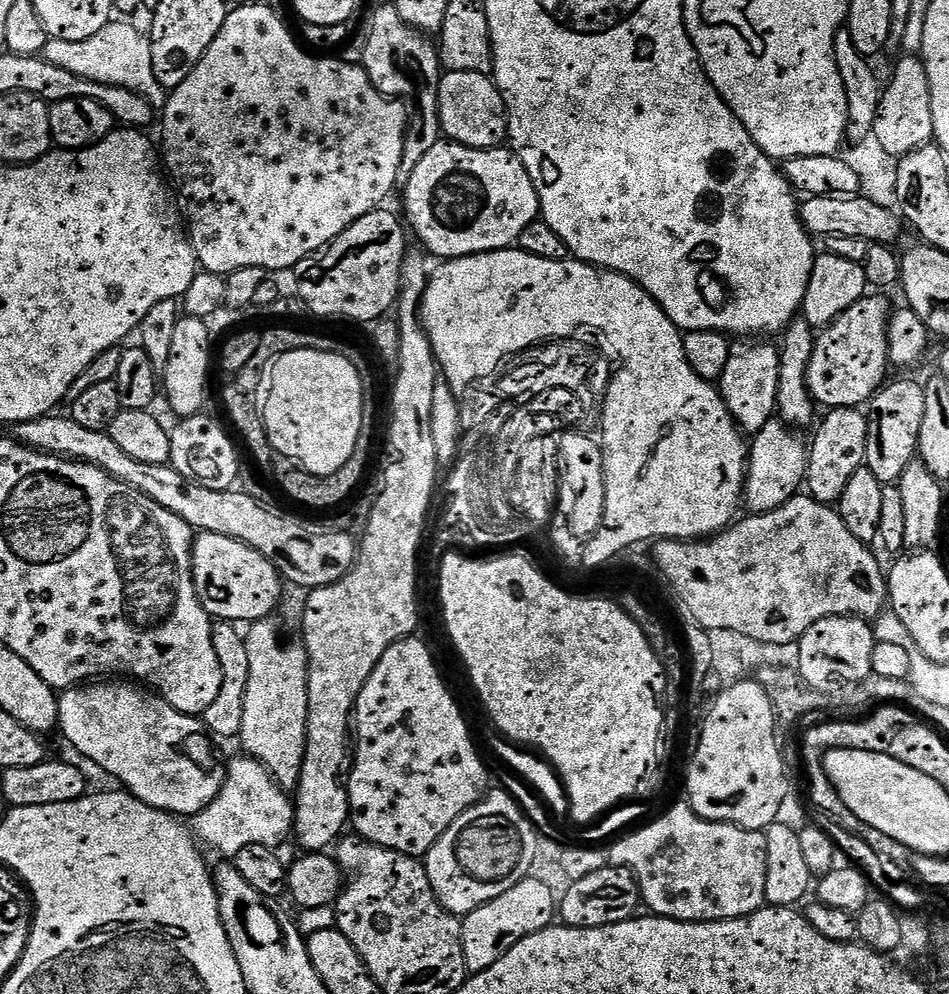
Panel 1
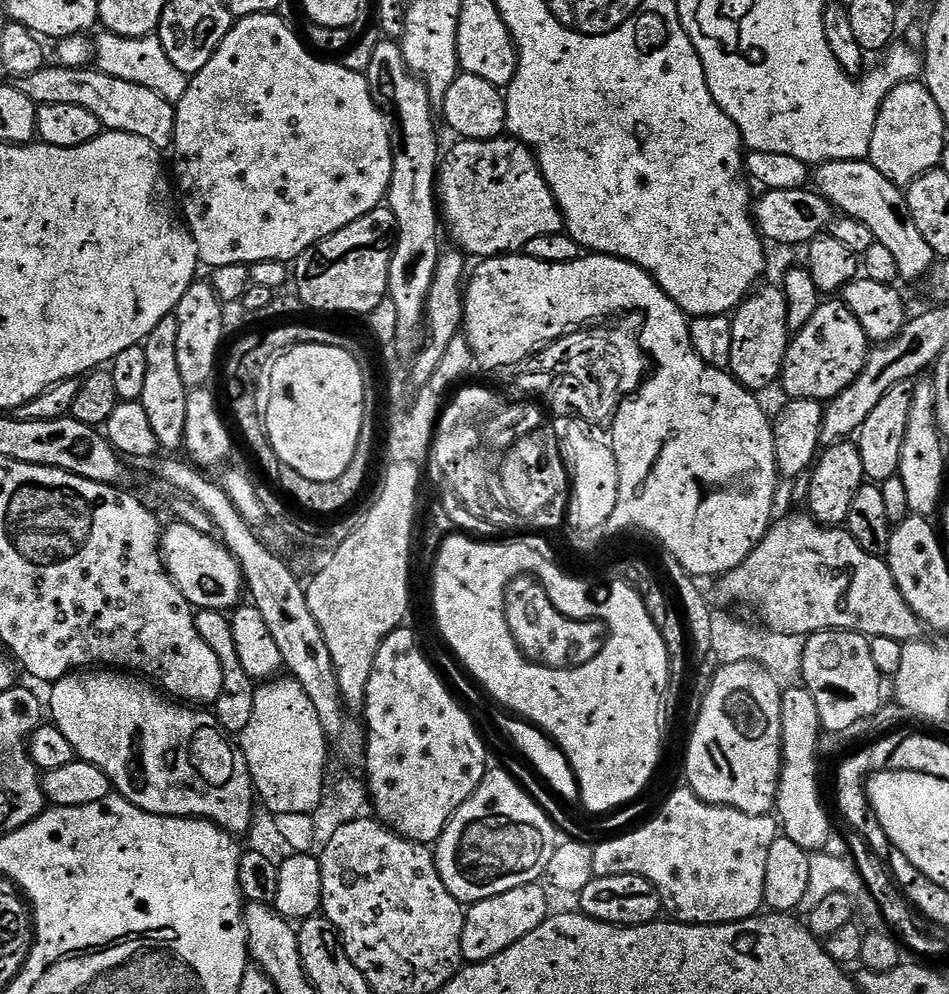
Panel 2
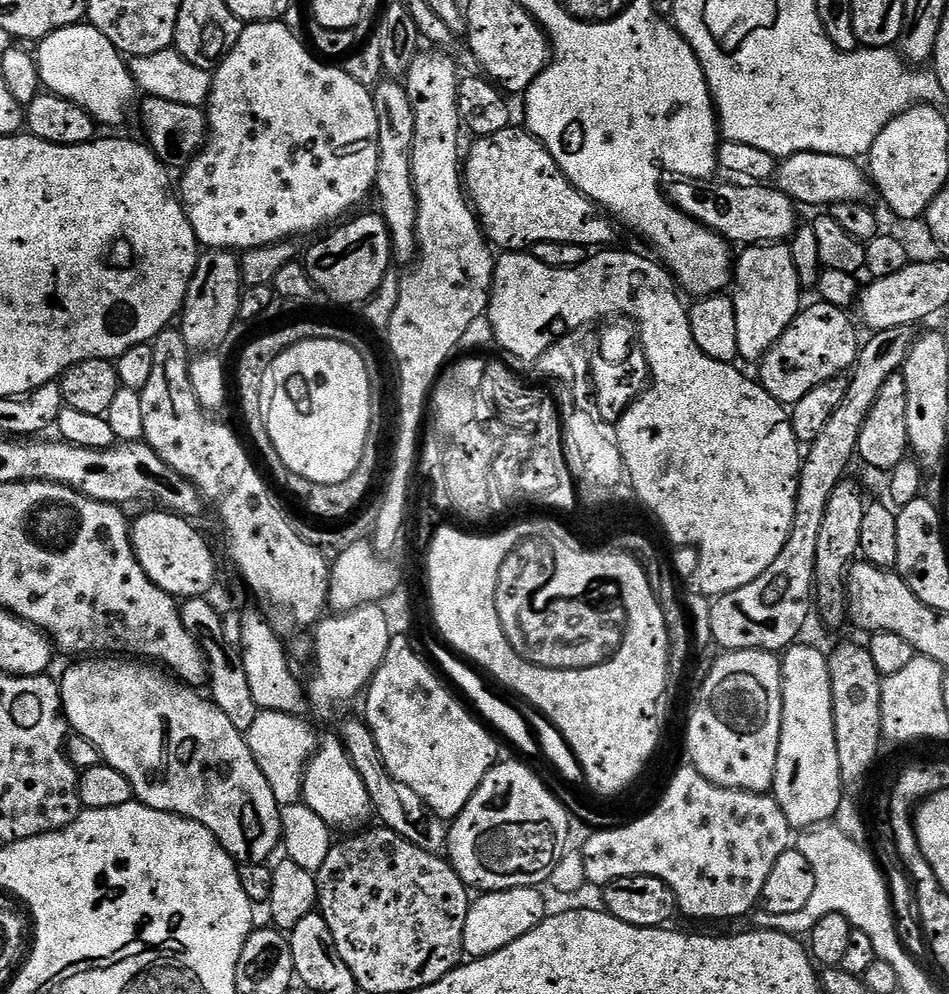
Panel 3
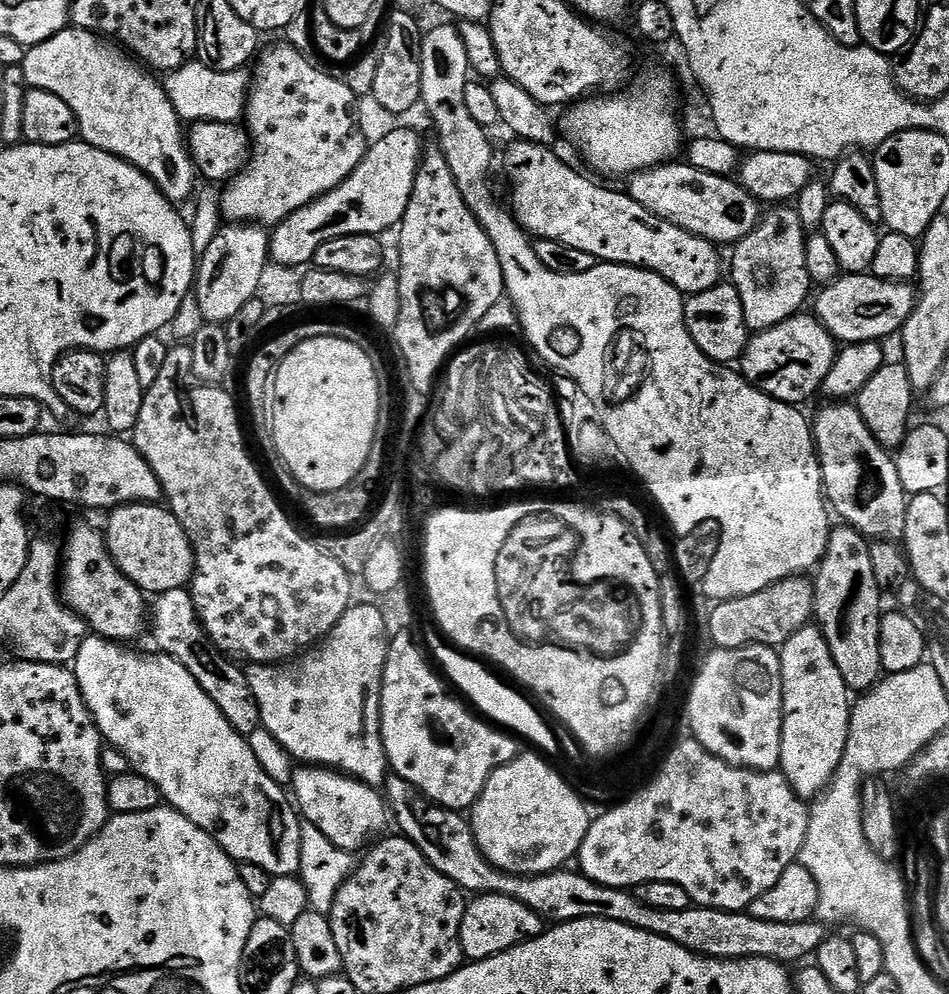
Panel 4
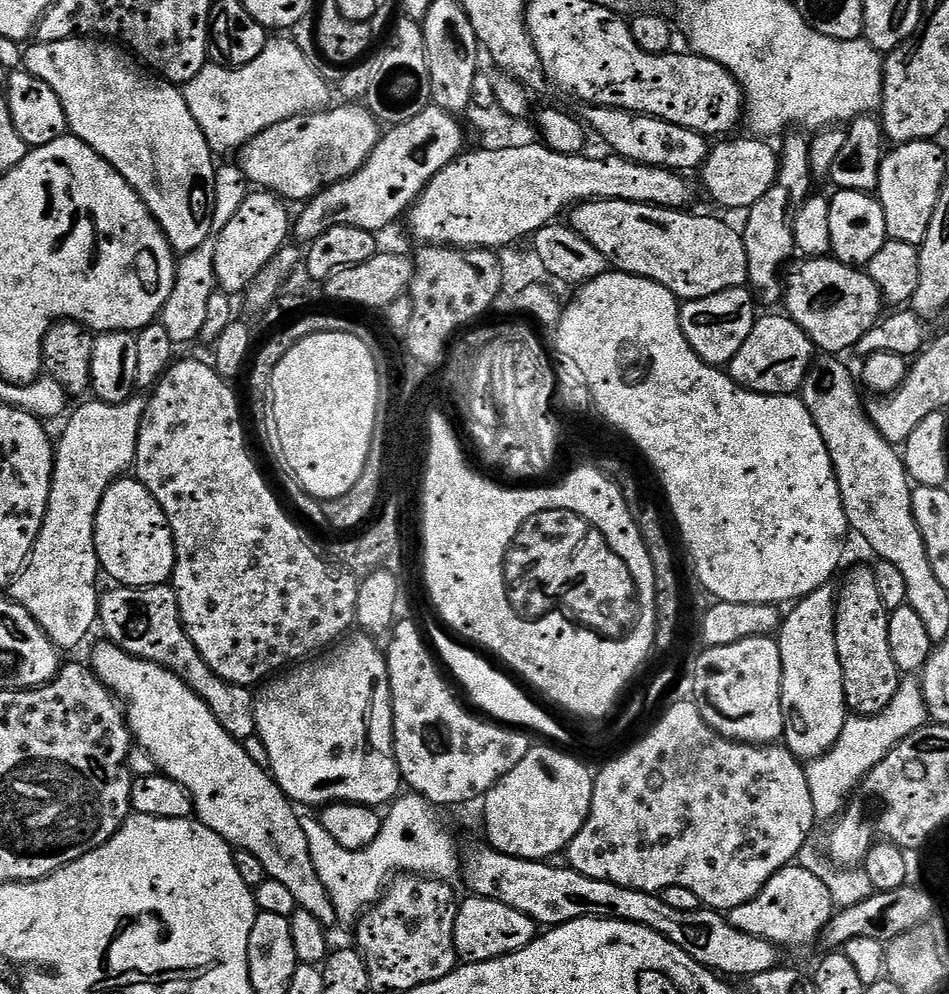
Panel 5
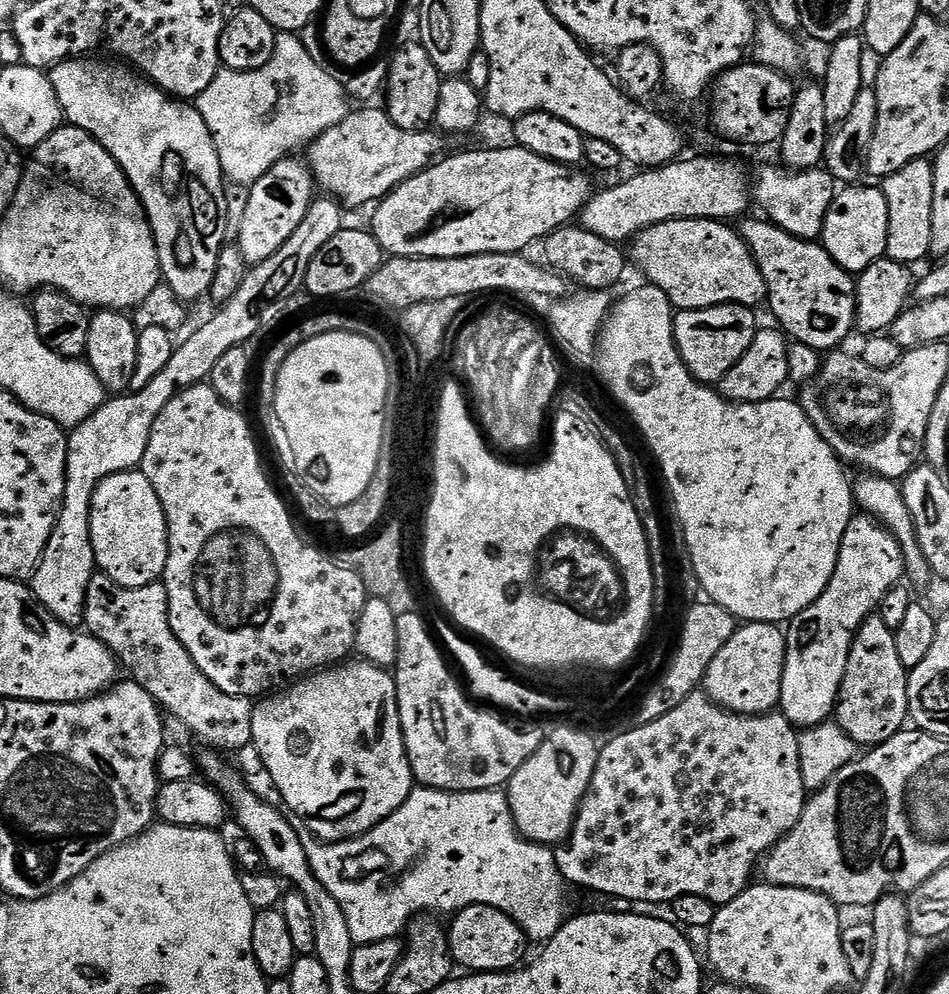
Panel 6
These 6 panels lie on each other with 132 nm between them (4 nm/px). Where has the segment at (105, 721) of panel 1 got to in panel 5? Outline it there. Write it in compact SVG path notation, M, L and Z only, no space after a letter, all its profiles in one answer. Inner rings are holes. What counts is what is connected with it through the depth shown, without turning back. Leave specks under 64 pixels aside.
M103 643L93 650L90 667L120 701L124 714L128 717L133 741L144 748L150 758L154 758L157 769L163 775L178 782L178 786L191 794L195 815L206 826L210 826L214 834L221 836L233 849L254 854L254 858L258 858L258 862L266 866L268 879L282 882L282 886L288 887L290 894L294 894L297 909L314 914L320 924L335 925L334 902L330 902L330 894L326 886L322 886L318 870L314 870L297 809L272 779L268 769L258 766L258 762L254 762L254 758L246 754L243 743L222 730L222 722L214 718L210 706L206 706L206 702L202 702L202 698L198 698L198 694L194 694L194 690L190 690L190 686L186 686L182 678L154 662L131 656L117 644Z

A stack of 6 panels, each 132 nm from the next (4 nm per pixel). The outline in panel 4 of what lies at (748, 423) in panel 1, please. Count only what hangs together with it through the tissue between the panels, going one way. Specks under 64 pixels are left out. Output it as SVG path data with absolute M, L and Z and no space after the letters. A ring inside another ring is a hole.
M772 206L756 228L731 249L730 280L736 285L738 298L742 298L749 333L770 330L797 315L807 300L809 303L814 285L806 270L807 241L804 223L795 207Z

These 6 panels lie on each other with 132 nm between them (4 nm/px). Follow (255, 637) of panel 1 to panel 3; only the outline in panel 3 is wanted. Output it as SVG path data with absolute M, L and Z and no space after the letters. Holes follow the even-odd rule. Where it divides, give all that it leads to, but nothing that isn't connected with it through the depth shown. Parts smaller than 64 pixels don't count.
M257 711L254 726L246 733L250 754L258 762L258 770L270 784L274 798L280 805L301 803L303 794L303 776L308 760L317 749L318 737L312 733L307 719L288 716L286 713Z

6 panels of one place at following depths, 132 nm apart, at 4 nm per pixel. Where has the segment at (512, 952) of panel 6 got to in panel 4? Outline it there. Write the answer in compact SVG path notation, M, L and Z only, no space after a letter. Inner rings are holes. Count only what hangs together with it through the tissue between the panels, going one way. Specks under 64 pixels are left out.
M480 894L467 901L462 918L460 945L469 961L485 960L502 954L514 946L525 944L527 940L541 936L545 931L544 917L530 910L530 906L522 906L522 902L509 896Z

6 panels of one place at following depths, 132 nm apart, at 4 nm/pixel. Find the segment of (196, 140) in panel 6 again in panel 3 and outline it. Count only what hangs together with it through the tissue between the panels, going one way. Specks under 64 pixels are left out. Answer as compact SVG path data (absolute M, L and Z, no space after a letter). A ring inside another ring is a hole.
M87 22L54 30L35 49L41 85L51 95L74 102L91 114L97 125L120 124L137 103L138 89L129 61L112 45L110 38Z

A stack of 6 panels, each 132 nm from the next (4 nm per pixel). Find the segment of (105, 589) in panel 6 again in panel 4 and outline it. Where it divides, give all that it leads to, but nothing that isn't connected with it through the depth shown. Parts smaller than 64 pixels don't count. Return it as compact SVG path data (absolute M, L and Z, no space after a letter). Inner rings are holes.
M187 587L166 590L159 593L150 604L150 636L163 655L174 658L194 674L198 686L210 694L214 706L226 714L226 722L247 737L254 734L262 725L258 702L250 690L248 673L239 663L233 662L220 649L215 648L212 640L204 632L194 606L194 598Z

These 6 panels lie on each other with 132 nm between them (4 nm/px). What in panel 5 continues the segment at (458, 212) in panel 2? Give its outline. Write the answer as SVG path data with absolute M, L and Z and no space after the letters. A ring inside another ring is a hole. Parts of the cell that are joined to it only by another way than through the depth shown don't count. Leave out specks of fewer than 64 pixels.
M585 200L575 205L571 209L570 215L572 215L570 227L578 234L582 234L582 238L586 238L590 242L590 246L594 246L594 250L598 250L598 254L602 254L602 258L606 258L615 271L625 272L631 276L641 276L650 282L658 282L658 286L666 286L666 290L670 290L681 302L710 298L710 294L718 294L722 290L730 290L731 288L742 288L748 284L748 263L746 262L744 237L737 229L735 232L726 221L719 220L716 216L695 216L692 210L660 208L657 204L639 204L625 200Z

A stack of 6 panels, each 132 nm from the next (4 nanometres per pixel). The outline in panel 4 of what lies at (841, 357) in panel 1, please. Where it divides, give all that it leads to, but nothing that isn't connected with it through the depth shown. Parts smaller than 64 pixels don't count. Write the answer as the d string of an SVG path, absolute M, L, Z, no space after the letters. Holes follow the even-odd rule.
M804 315L791 316L789 320L774 326L770 330L755 333L749 339L748 345L744 348L744 354L738 361L739 371L749 384L753 384L766 395L793 406L803 405L803 400L810 399L815 392L819 393L823 389L824 379L826 374L830 374L830 366L834 366L838 351L838 342L826 330L824 323L817 320L815 315Z

